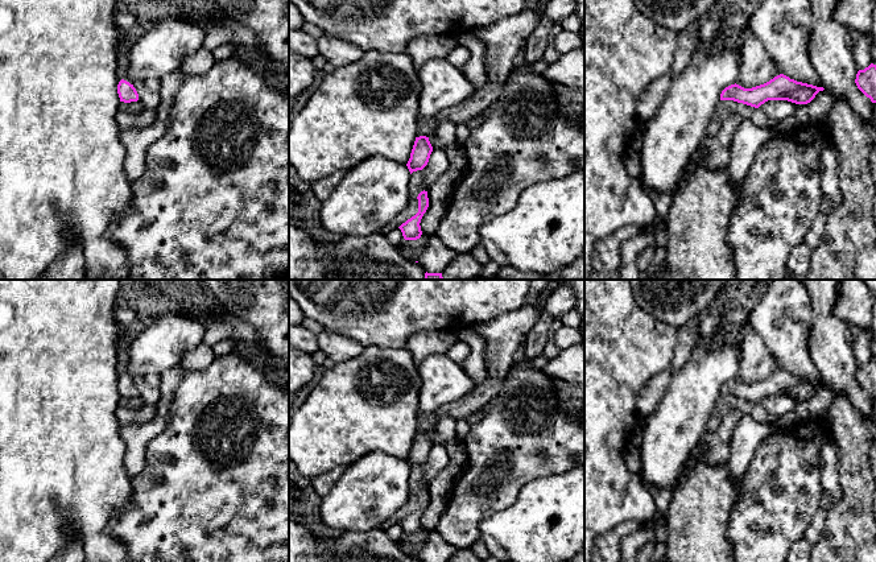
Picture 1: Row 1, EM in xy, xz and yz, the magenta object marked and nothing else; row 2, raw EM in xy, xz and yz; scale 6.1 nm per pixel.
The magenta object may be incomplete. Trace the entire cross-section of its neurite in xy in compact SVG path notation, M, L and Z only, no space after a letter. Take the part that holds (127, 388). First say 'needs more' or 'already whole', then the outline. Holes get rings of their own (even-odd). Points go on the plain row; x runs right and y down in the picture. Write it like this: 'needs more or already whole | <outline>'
already whole | M121 375L117 380L117 389L119 389L120 397L124 397L124 398L139 396L139 389L136 384L133 383L133 380L131 380L129 377L124 375Z

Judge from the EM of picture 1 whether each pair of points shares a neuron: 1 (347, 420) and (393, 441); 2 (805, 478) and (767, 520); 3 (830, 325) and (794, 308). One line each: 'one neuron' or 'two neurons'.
1: one neuron
2: one neuron
3: two neurons

